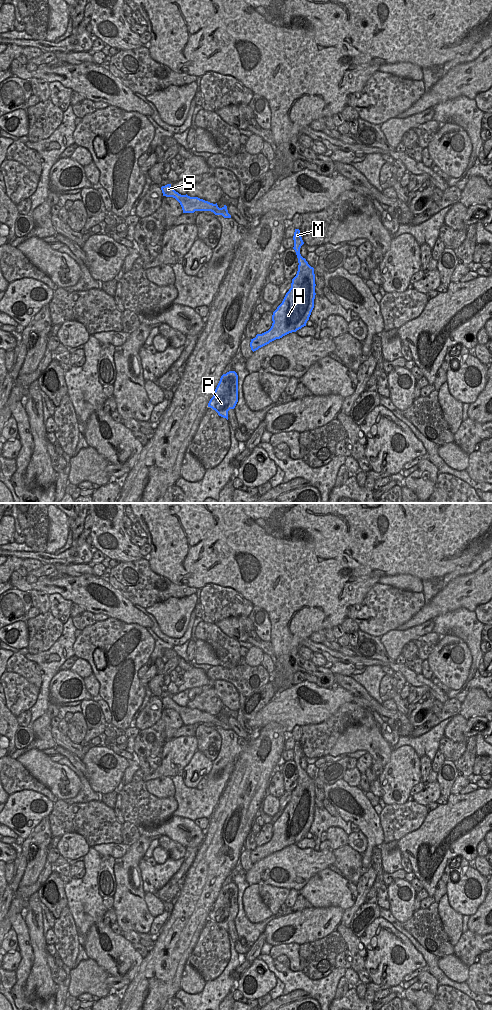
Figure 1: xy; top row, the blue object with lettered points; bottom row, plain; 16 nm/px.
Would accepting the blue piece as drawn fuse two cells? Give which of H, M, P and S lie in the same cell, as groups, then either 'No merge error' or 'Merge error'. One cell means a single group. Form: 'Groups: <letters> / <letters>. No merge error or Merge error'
Groups: H M P S. No merge error.

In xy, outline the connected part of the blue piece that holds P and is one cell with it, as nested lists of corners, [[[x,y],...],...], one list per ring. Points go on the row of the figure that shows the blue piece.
[[[235,371],[223,374],[214,391],[208,407],[215,410],[219,416],[228,420],[228,411],[234,409],[238,402],[238,375]]]

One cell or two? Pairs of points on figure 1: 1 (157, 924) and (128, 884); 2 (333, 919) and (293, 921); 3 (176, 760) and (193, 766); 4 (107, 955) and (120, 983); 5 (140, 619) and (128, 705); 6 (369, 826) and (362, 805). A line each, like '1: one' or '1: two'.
1: two
2: one
3: two
4: two
5: two
6: one

